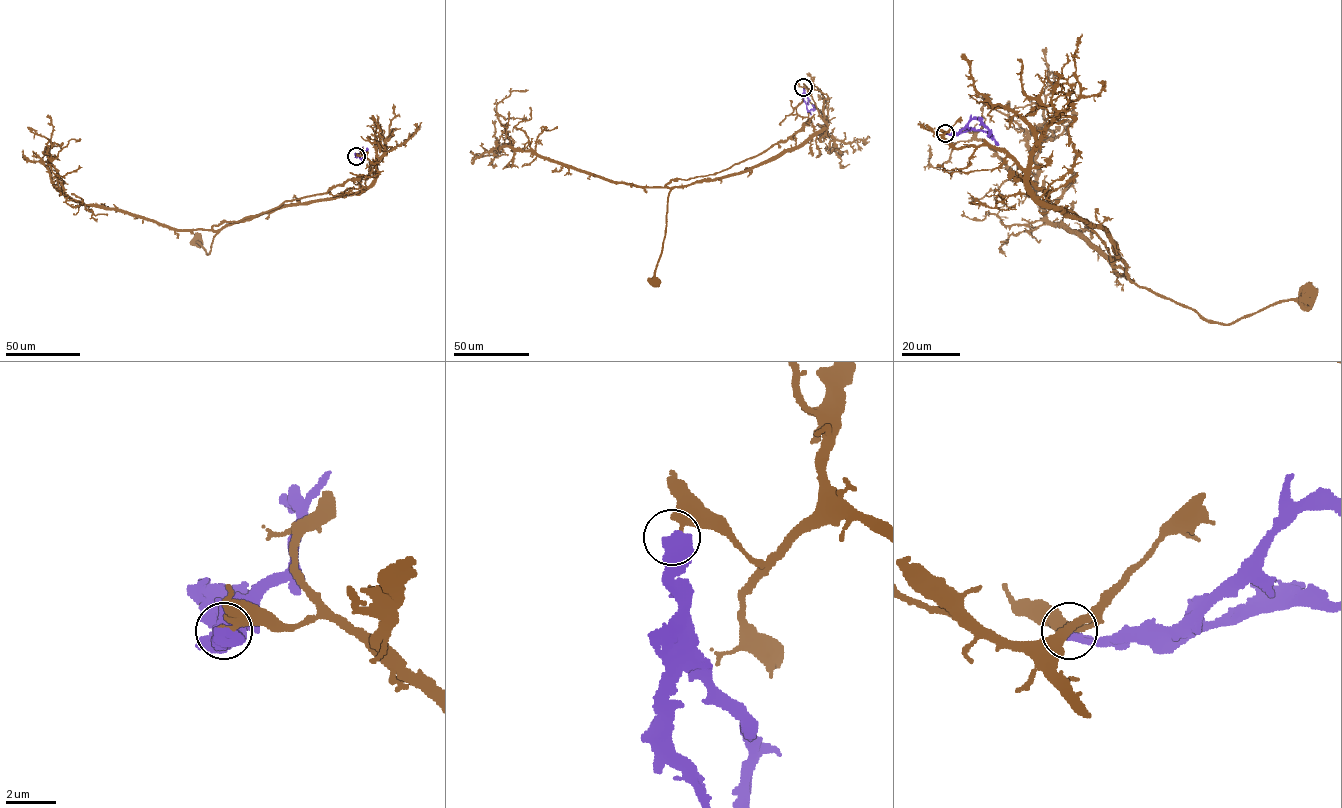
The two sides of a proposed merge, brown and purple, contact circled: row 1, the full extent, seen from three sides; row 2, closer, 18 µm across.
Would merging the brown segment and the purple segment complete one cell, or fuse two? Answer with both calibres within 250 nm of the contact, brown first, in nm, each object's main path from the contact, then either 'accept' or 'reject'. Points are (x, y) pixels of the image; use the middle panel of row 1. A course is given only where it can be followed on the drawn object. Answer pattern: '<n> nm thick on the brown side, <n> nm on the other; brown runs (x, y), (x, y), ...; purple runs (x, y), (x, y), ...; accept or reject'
200 nm thick on the brown side, 440 nm on the other; brown runs (803, 87), (821, 92), (825, 127), (746, 170), (670, 188), (611, 182), (517, 150), (496, 105), (525, 89); purple runs (803, 87), (808, 111), (813, 110), (815, 104); reject

